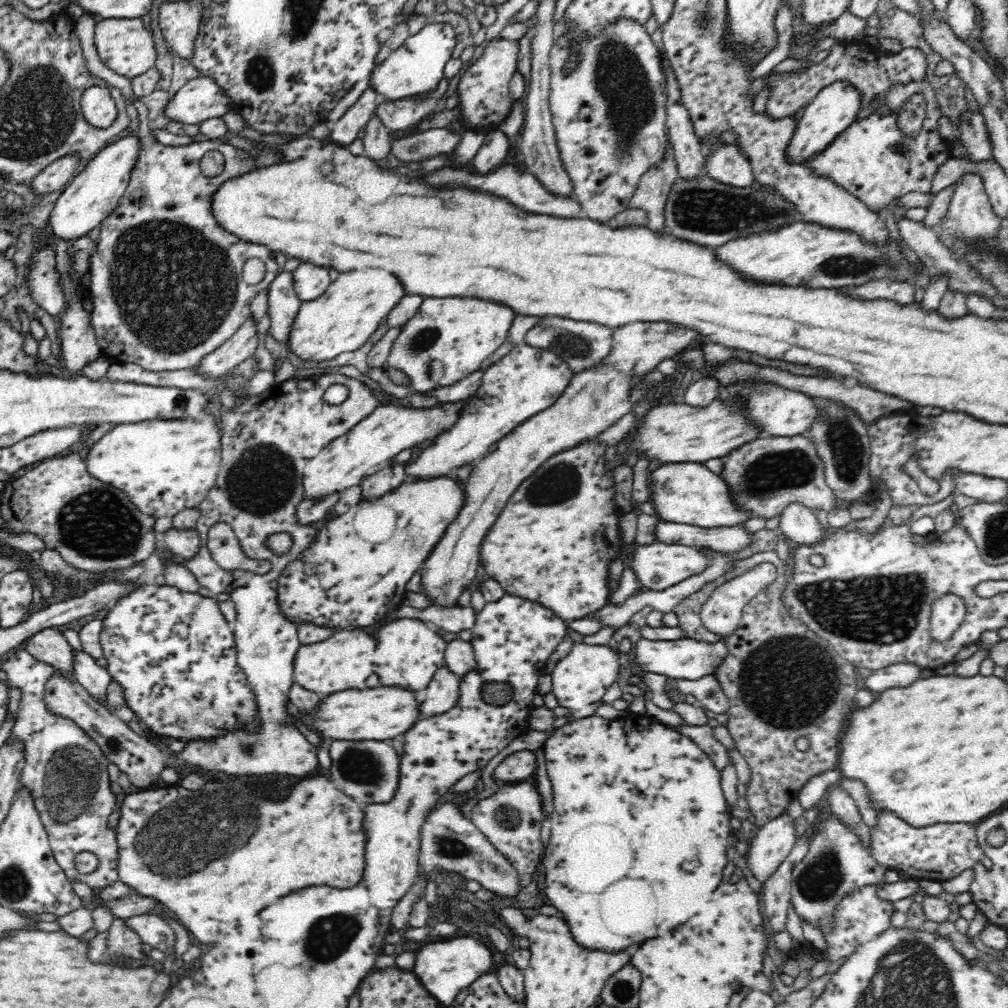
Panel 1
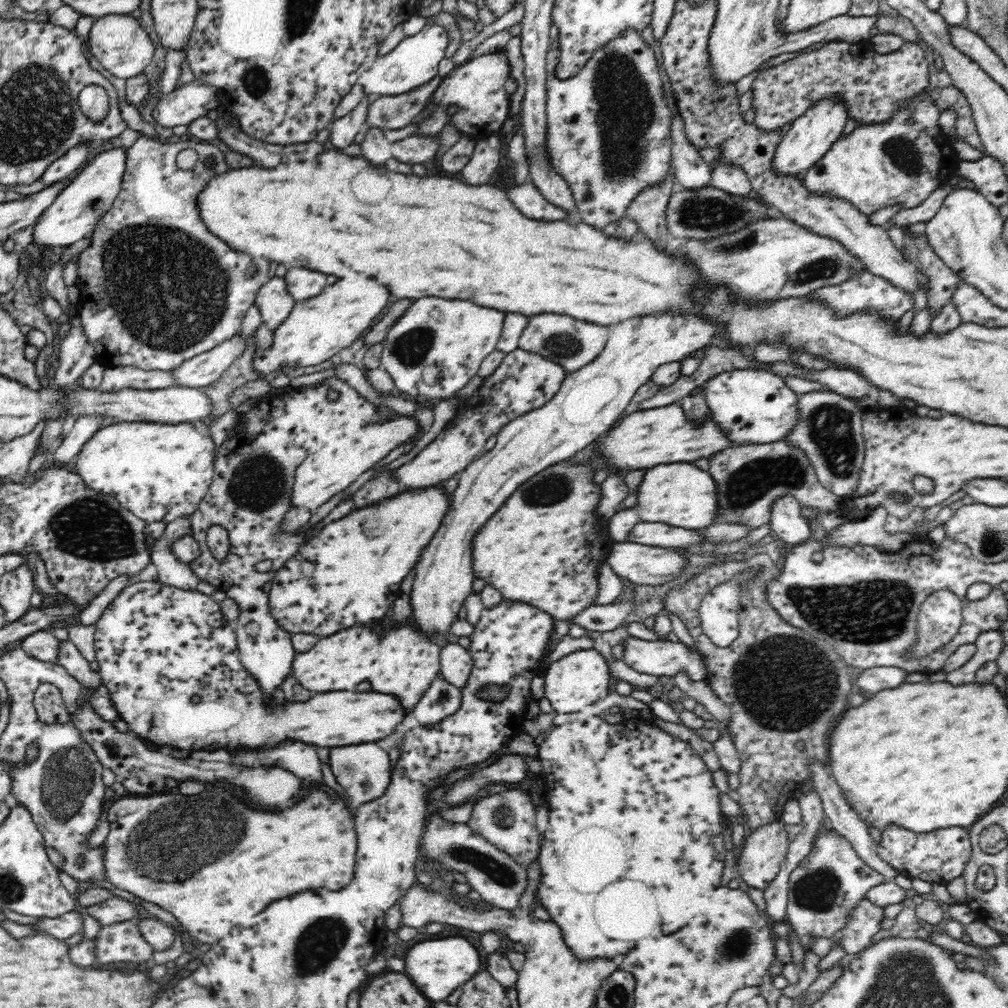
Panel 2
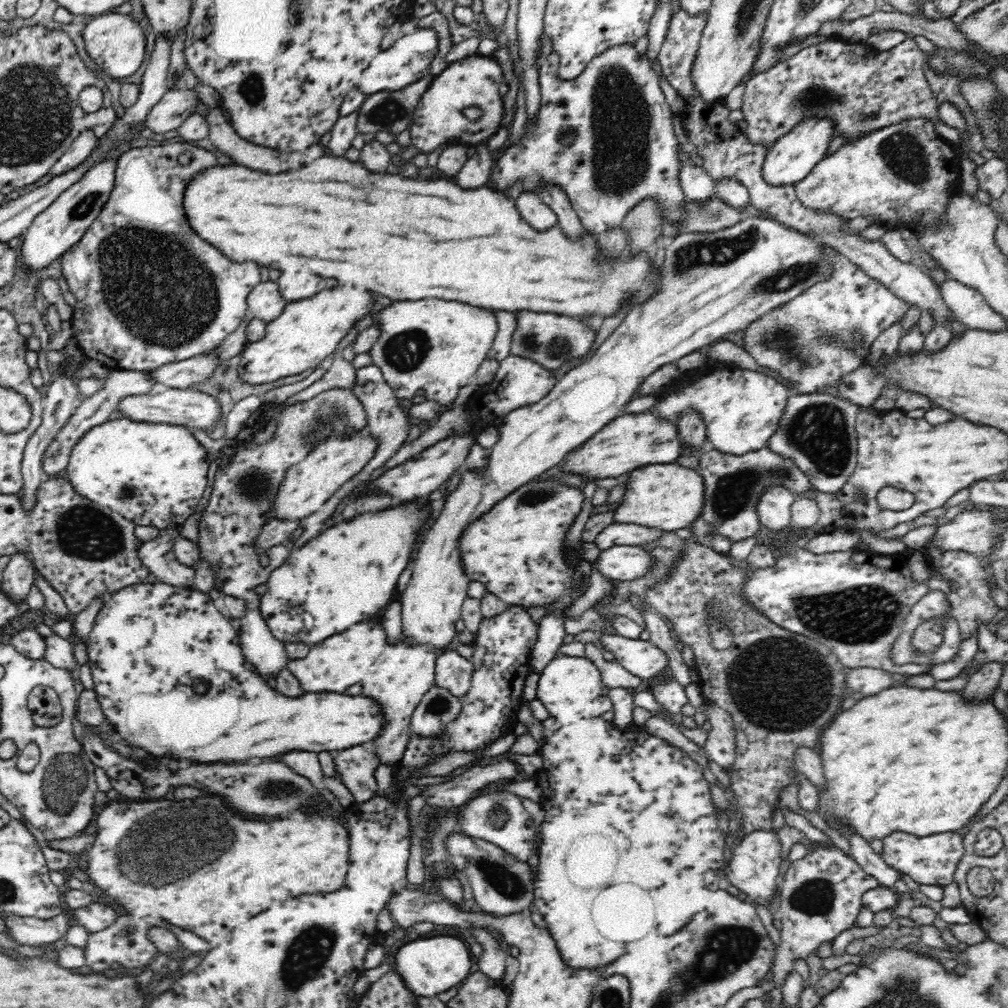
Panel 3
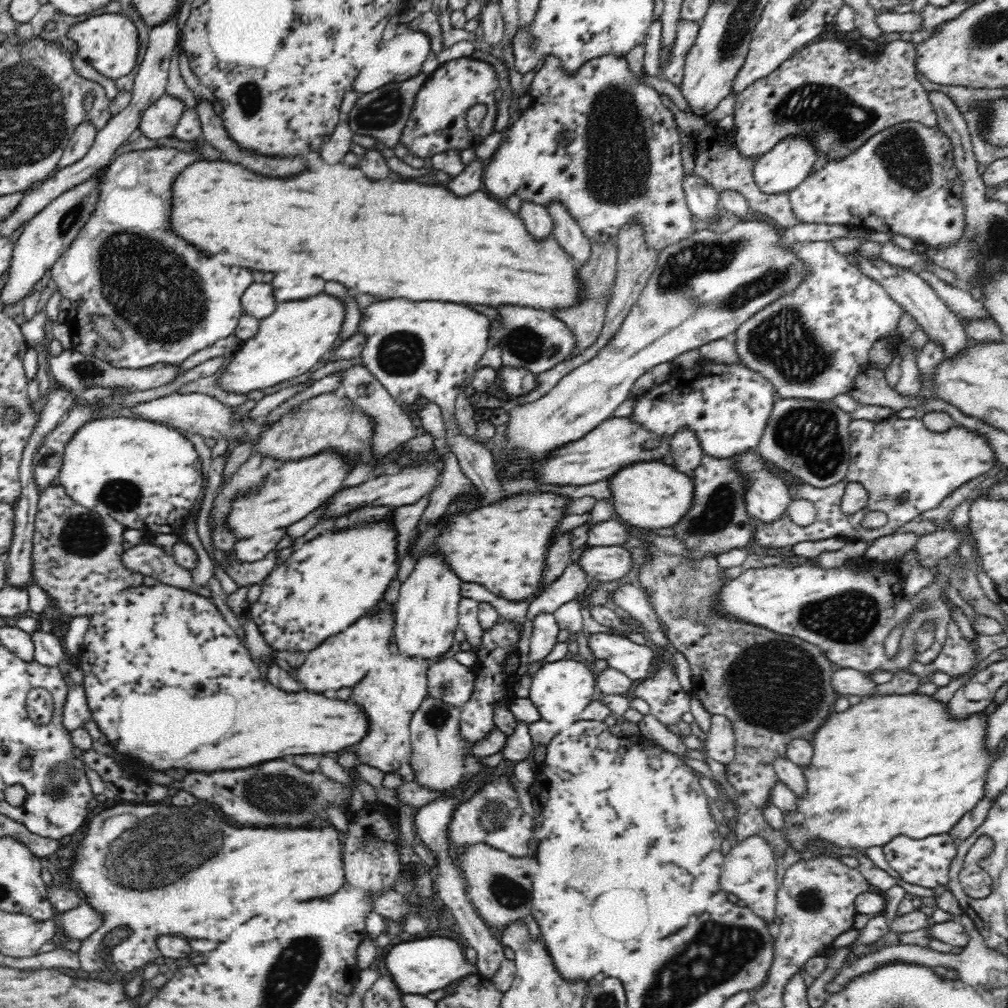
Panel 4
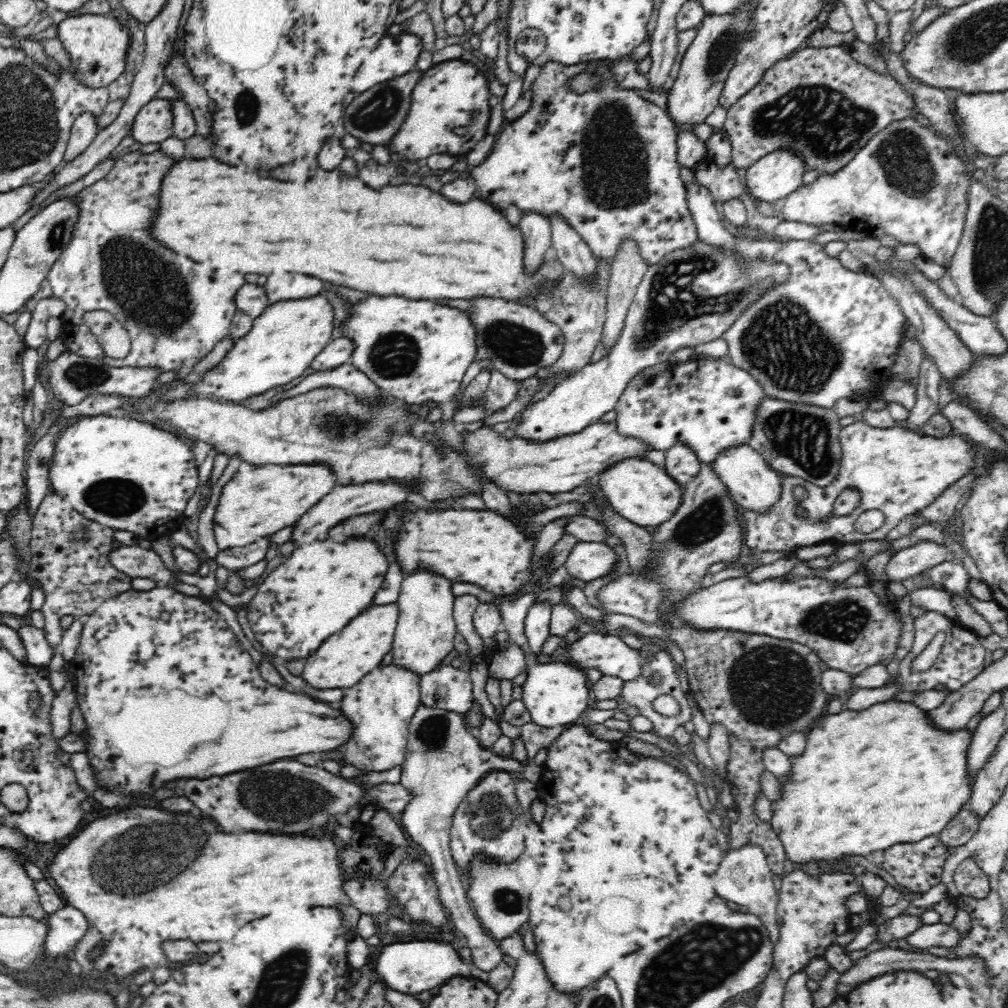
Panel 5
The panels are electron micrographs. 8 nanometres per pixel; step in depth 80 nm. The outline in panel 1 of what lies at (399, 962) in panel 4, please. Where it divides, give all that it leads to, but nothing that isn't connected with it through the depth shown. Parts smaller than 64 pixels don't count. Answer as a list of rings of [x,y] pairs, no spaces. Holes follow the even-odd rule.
[[[455,937],[426,943],[414,955],[413,974],[428,993],[445,1007],[455,1007],[454,998],[462,988],[470,987],[482,974],[494,970],[494,951],[471,937]]]

